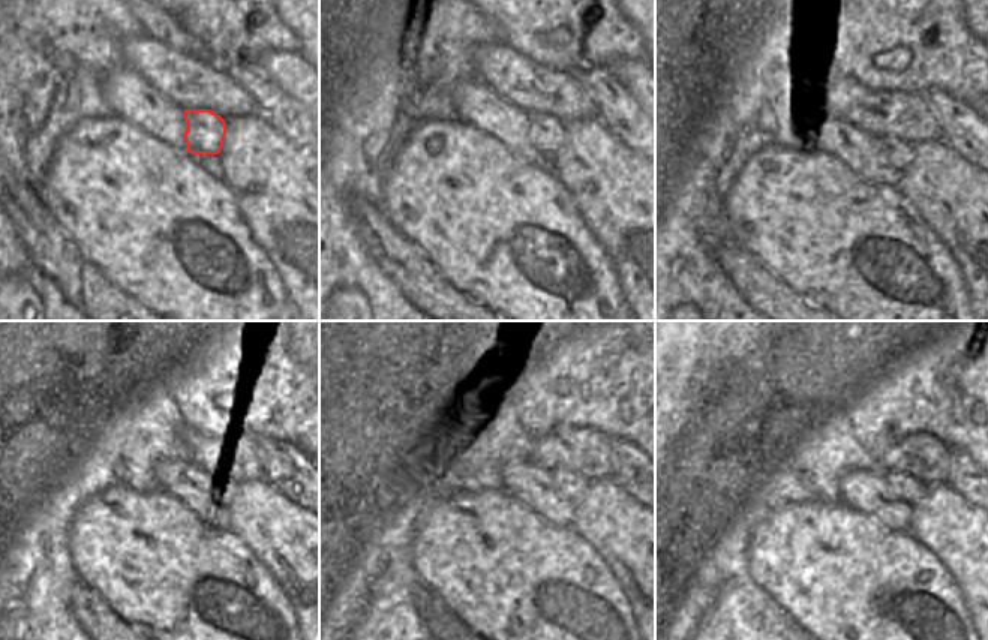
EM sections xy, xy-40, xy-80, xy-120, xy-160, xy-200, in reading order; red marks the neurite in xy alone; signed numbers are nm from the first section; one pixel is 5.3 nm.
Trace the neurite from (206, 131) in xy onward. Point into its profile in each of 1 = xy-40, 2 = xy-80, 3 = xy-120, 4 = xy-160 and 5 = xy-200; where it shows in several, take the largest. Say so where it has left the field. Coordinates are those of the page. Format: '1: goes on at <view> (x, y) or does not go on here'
1: goes on at xy-40 (546, 134)
2: goes on at xy-80 (900, 153)
3: goes on at xy-120 (230, 487)
4: goes on at xy-160 (570, 486)
5: goes on at xy-200 (907, 489)

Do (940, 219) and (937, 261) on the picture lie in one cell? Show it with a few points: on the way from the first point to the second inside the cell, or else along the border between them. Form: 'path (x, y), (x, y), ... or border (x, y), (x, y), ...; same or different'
border (916, 210), (958, 267); different

